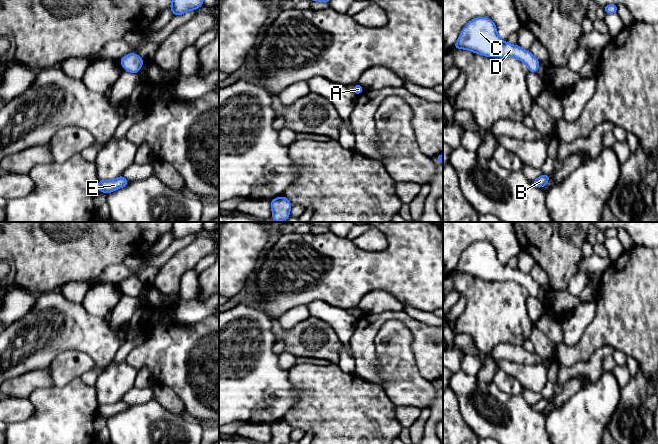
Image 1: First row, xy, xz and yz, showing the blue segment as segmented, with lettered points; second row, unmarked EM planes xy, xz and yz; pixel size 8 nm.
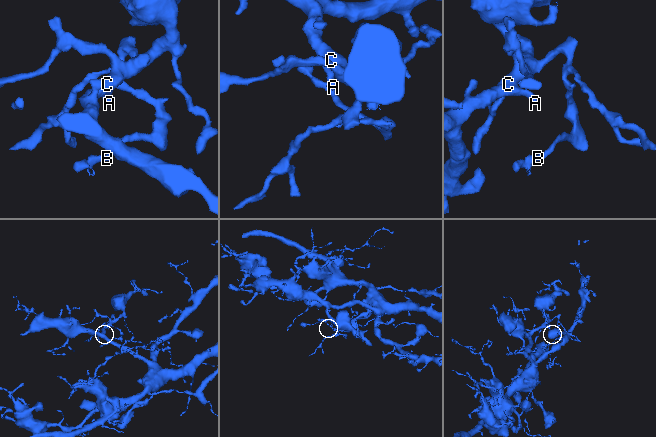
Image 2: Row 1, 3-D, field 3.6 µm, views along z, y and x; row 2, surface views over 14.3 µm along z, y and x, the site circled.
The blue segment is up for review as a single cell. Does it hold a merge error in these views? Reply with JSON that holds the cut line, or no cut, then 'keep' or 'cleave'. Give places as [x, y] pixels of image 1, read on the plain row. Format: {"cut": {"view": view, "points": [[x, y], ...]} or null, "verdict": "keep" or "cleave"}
{"cut": null, "verdict": "keep"}

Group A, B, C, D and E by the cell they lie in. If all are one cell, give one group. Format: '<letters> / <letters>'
A B C D E

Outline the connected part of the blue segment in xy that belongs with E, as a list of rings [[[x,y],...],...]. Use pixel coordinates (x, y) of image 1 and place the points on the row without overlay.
[[[123,399],[112,404],[98,404],[97,415],[109,418],[110,416],[125,411],[128,408],[129,405],[125,403]]]

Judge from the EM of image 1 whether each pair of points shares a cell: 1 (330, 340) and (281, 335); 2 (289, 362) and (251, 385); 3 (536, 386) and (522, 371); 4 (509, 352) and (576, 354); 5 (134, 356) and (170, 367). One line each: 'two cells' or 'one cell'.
1: one cell
2: two cells
3: one cell
4: two cells
5: one cell

